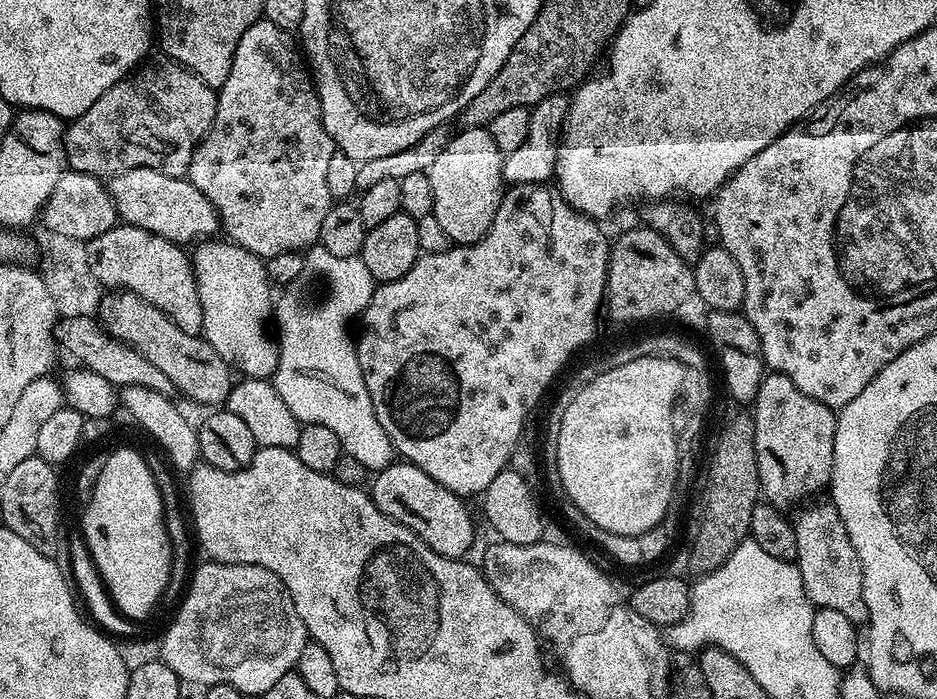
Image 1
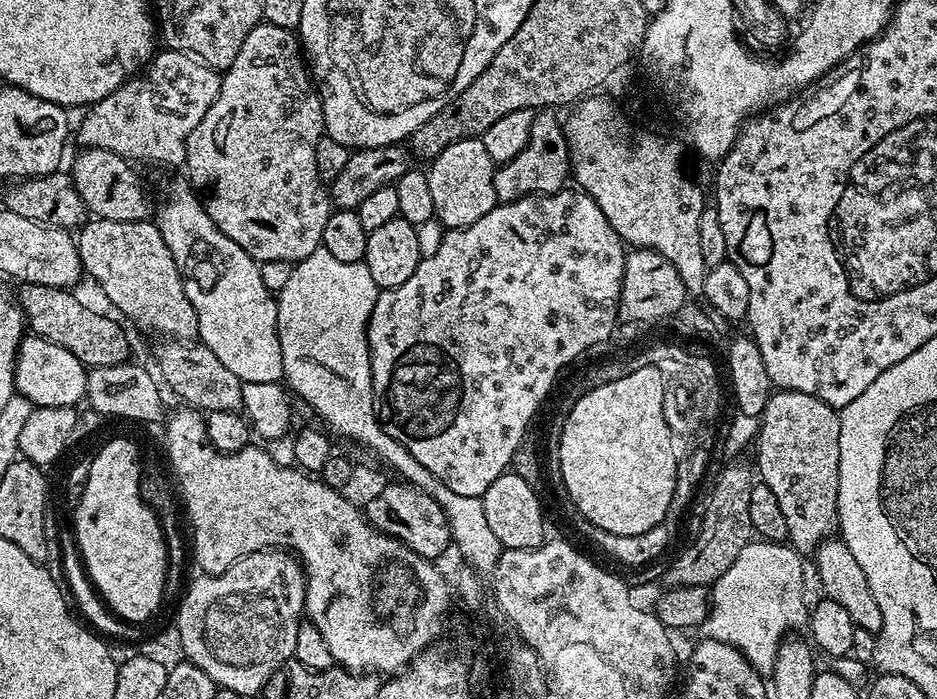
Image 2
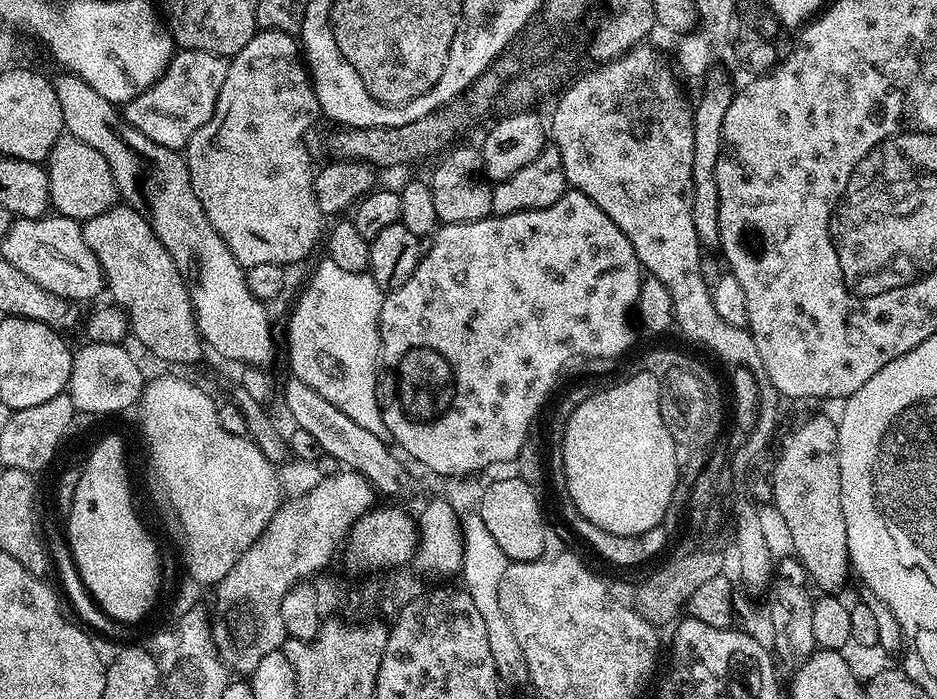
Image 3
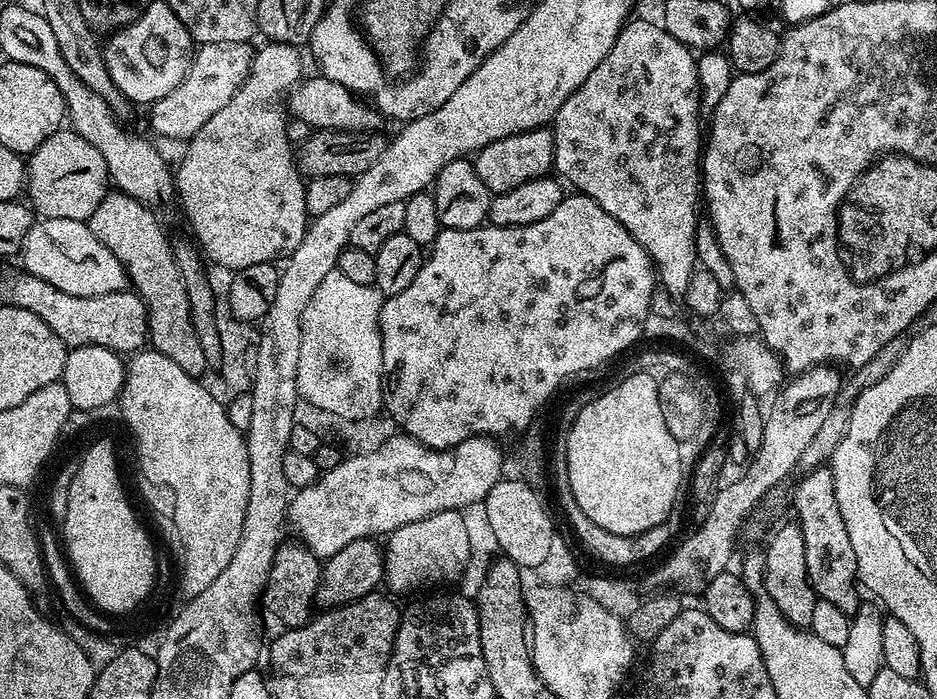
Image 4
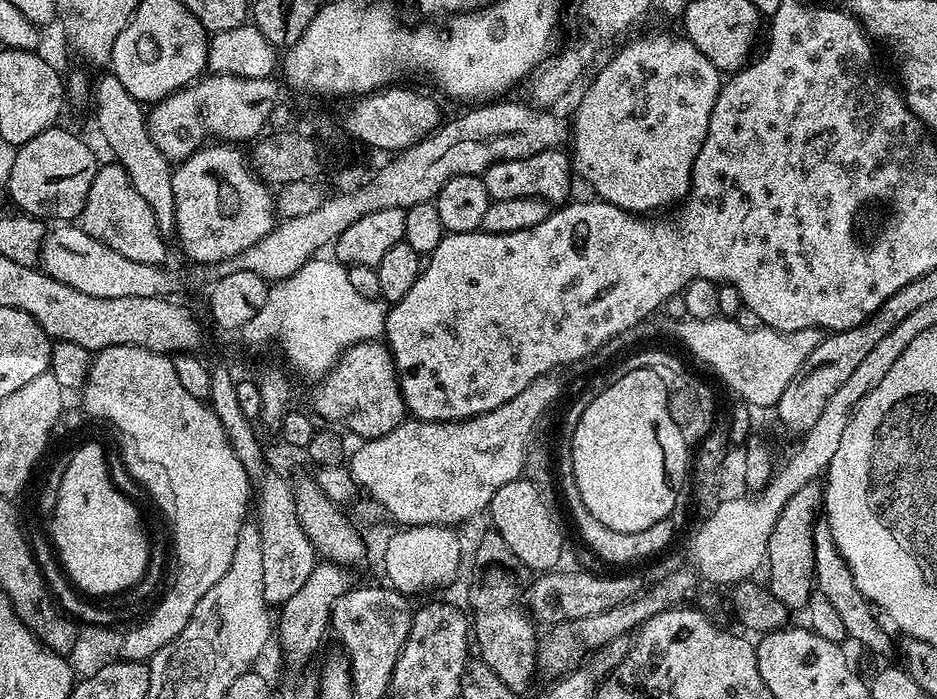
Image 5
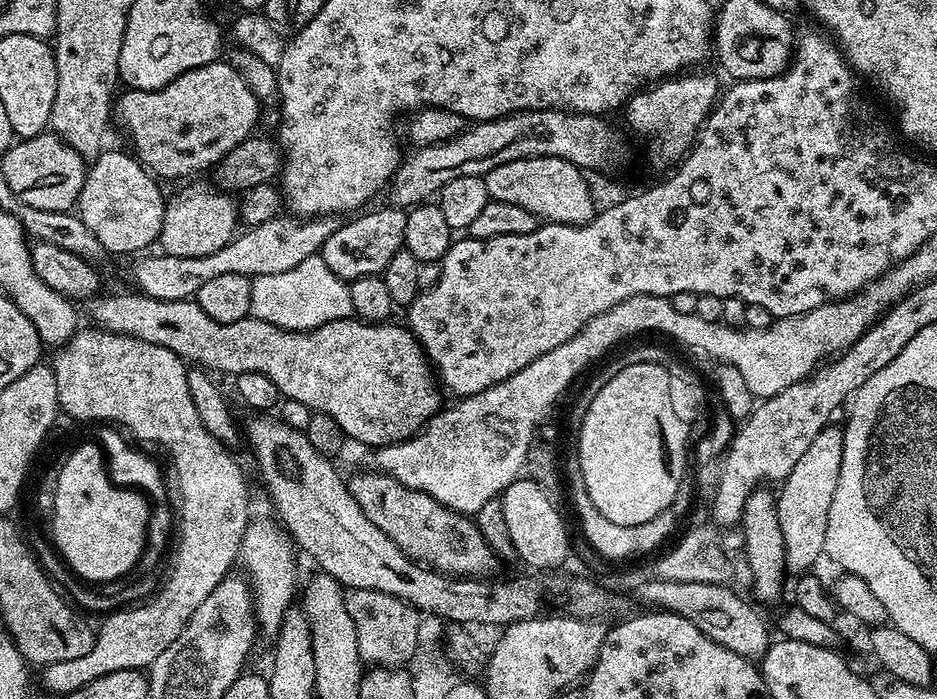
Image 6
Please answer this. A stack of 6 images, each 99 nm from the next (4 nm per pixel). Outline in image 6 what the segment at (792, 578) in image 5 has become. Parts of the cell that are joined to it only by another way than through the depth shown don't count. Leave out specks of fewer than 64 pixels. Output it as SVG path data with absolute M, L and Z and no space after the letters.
M843 427L824 428L810 442L806 454L796 463L794 470L779 485L776 505L778 526L782 528L782 542L786 548L785 569L792 574L804 574L824 556L826 526L830 522L830 502L834 502L834 490L838 490L838 474L842 468L844 449Z

